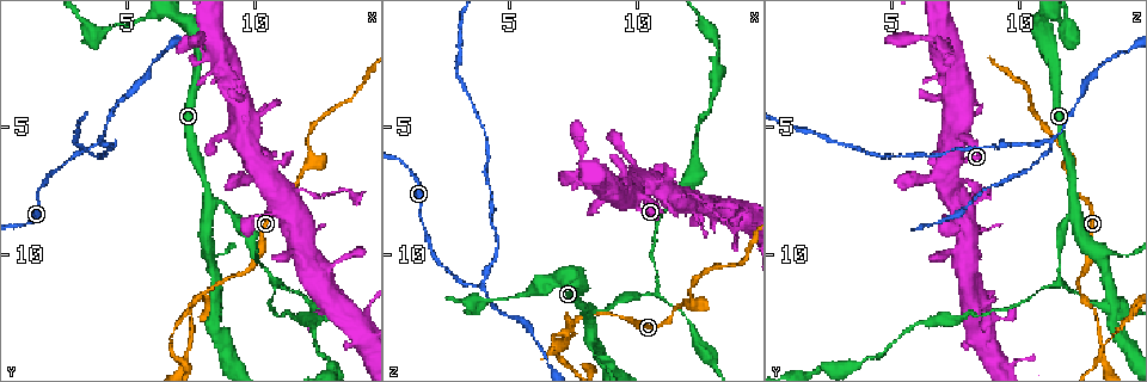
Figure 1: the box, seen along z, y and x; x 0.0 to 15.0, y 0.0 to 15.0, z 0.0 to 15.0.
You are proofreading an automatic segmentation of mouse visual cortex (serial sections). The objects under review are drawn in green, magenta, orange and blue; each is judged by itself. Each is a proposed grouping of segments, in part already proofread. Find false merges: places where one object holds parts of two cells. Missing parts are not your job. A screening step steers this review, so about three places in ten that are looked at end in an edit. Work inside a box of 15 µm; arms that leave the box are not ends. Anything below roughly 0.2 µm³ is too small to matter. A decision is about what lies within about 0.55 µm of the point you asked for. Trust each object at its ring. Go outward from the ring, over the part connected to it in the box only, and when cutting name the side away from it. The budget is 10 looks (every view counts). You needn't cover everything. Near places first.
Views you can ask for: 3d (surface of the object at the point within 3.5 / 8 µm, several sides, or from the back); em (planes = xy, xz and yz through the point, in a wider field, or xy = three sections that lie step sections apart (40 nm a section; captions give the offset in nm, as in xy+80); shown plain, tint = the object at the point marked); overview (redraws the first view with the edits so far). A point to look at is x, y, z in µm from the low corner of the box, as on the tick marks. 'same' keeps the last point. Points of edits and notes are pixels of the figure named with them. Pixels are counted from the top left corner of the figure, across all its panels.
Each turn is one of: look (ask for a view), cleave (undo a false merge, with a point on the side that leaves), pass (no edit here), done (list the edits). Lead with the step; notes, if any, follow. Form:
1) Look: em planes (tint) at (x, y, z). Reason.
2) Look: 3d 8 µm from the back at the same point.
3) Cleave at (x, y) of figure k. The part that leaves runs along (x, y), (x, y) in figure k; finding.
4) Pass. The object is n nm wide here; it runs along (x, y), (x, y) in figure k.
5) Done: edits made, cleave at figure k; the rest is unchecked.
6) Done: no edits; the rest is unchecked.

Look: 3d 8 µm at (8.4, 7.8, 12.1).

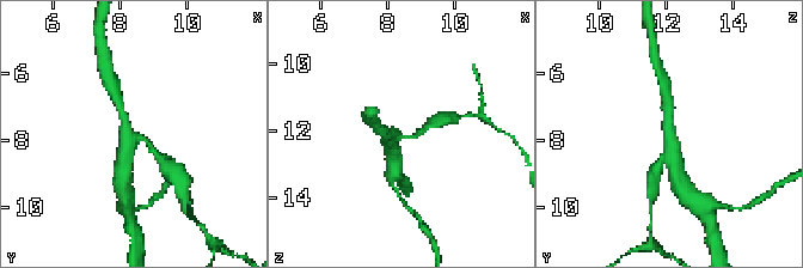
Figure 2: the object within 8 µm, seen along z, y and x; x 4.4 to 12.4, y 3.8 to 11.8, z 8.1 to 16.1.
Look: em xy step 3 (tint) at (8.3, 7.8, 12.1). 3 arms meet here; the arms are 150, 300, 450 nm wide; shape alone is not enough.

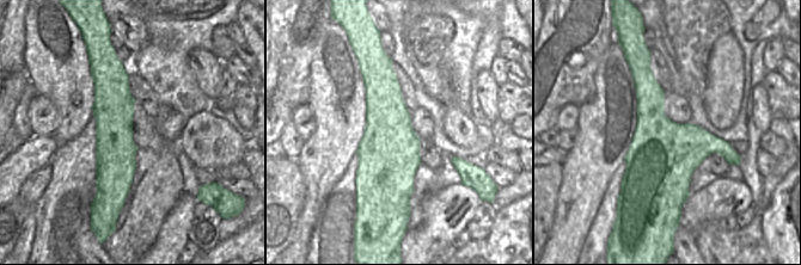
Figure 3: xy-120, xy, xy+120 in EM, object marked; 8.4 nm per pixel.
Pass. The object is 500 nm wide here; it runs along (118, 103), (126, 132), (146, 139), (155, 153) in figure 2; one cell here.

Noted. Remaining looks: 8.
Look: 3d 3.5 µm at (10.7, 11.1, 11.5). Narrows sharply.

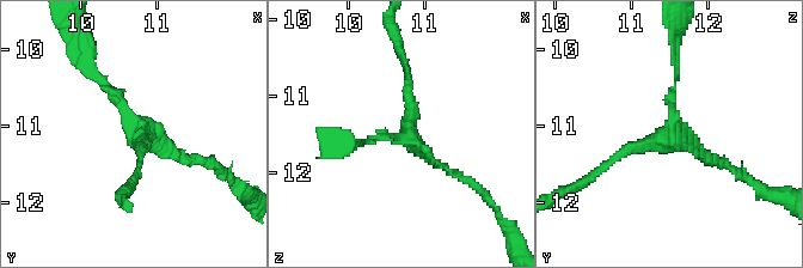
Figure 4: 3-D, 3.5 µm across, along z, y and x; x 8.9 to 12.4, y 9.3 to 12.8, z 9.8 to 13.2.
Pass. All the same cell.

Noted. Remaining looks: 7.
Look: 3d 3.5 µm at (10.8, 12.1, 9.0). Narrows sharply.

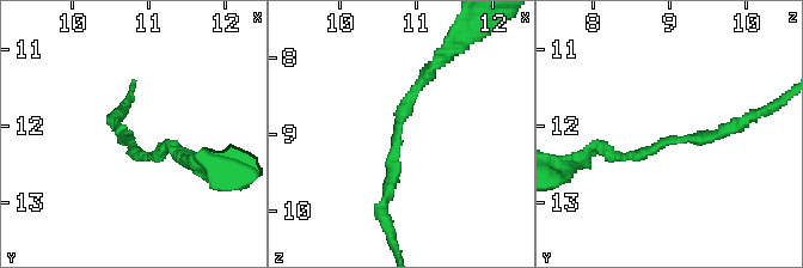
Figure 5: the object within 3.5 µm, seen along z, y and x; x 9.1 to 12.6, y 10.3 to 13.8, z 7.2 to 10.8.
Look: em xy step 2 (tint) at (10.80, 12.15, 8.95). The arms are 150, 150 nm wide.

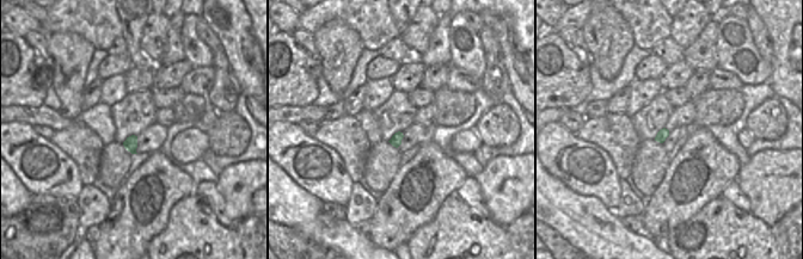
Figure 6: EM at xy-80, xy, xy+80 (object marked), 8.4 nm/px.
Pass. It runs along (385, 202), (399, 120), (429, 67) in figure 5; one cell here.

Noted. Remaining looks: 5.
Look: 3d 3.5 µm at (3.9, 5.6, 11.2).

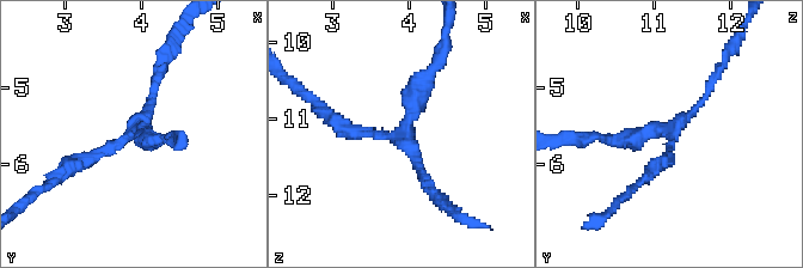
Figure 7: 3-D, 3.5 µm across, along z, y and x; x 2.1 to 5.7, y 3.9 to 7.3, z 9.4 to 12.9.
Look: em xy step 5 (tint) at (3.80, 5.65, 11.25). 3 arms meet here; the arms are 100, 200, 200 nm wide; shape alone is not enough.

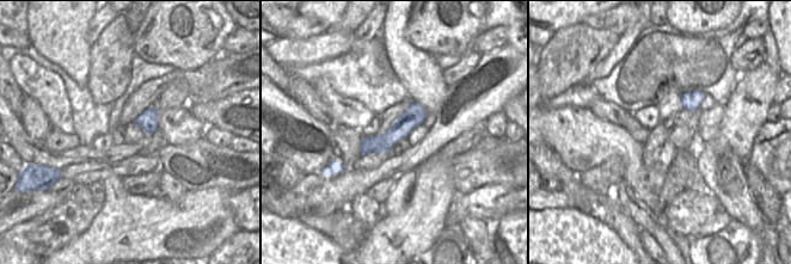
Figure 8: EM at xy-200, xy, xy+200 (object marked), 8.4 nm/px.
Pass. It runs along (329, 116), (394, 138), (428, 74) in figure 7; continuous, no second cell.

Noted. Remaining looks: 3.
Done: no edits; the rest is unchecked.

